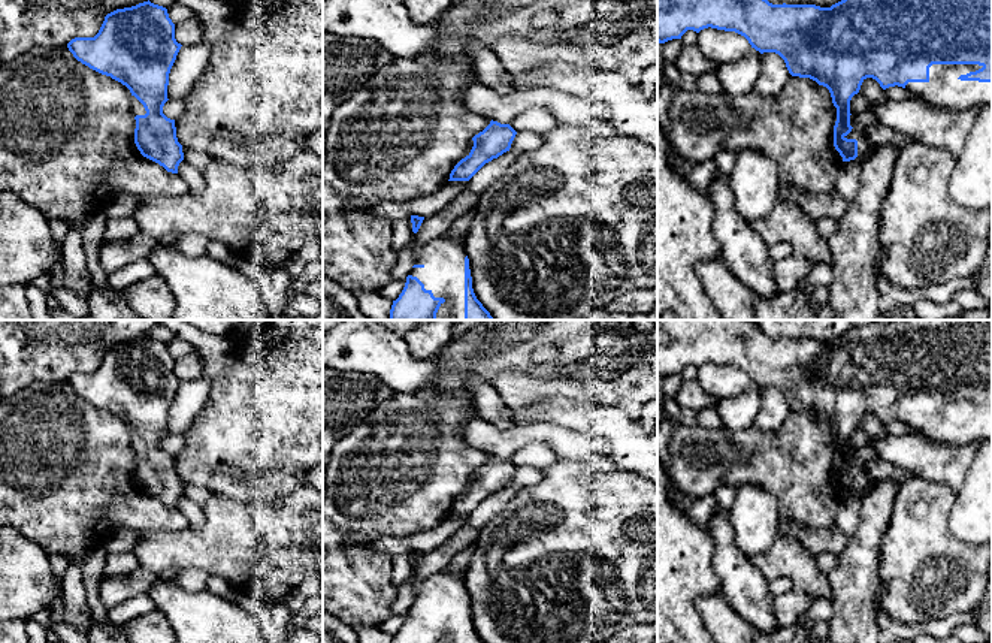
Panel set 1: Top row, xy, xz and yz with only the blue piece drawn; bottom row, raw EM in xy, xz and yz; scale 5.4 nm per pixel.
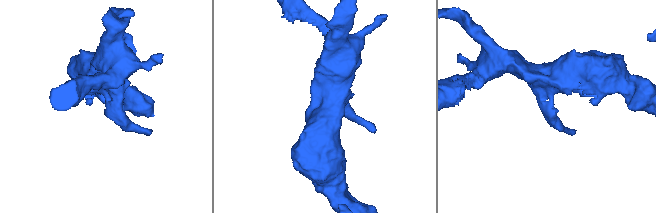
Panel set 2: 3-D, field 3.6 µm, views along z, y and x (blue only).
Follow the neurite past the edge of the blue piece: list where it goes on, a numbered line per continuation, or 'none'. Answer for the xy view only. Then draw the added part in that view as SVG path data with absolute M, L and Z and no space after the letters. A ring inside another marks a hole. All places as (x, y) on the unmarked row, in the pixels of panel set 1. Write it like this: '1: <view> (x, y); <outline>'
1: xy (138, 443); M131 431L131 449L134 452L136 450L145 450L146 449L143 440L134 431Z

